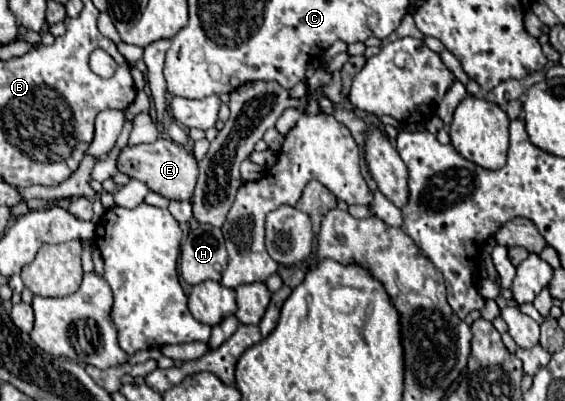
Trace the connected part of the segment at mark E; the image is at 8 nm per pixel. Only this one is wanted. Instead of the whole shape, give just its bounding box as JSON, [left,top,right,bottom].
[116,138,198,200]

